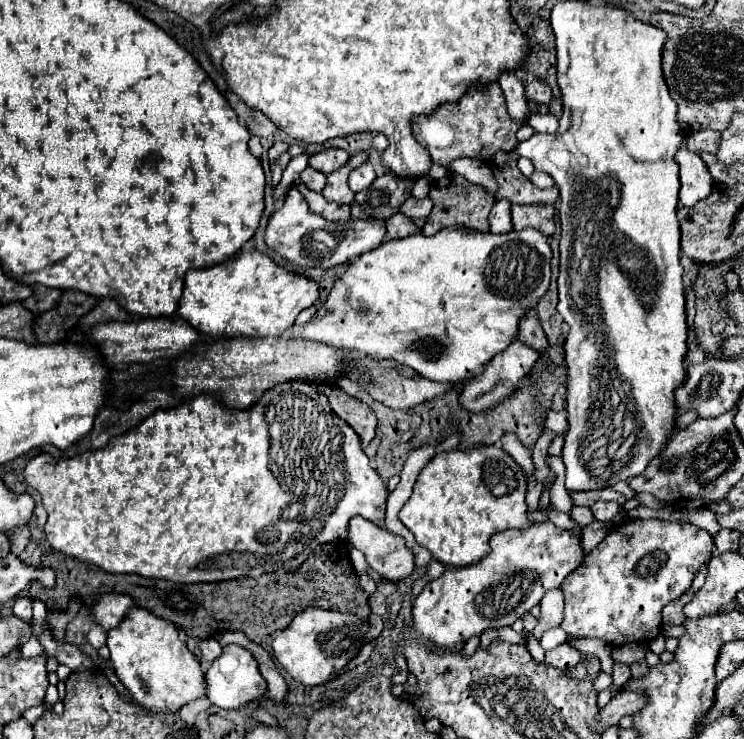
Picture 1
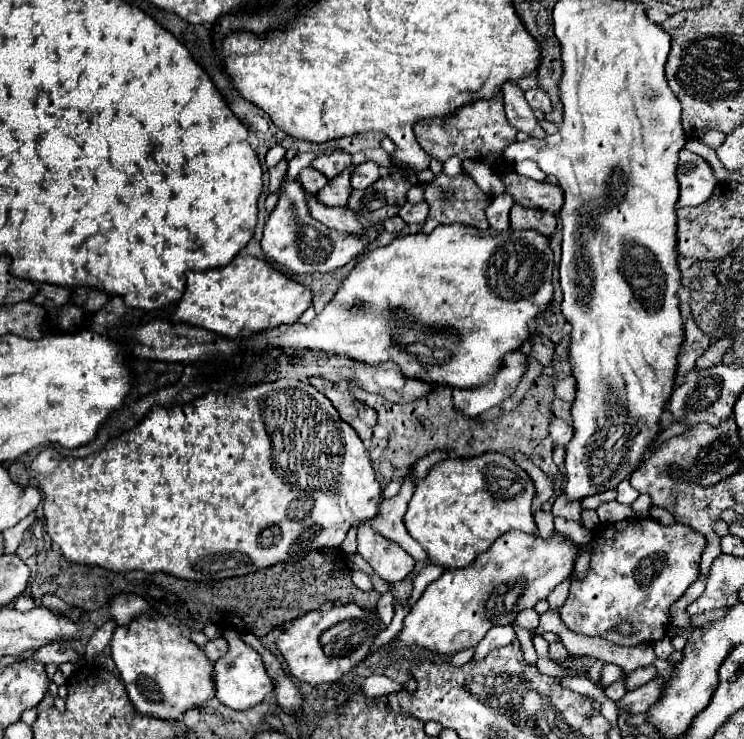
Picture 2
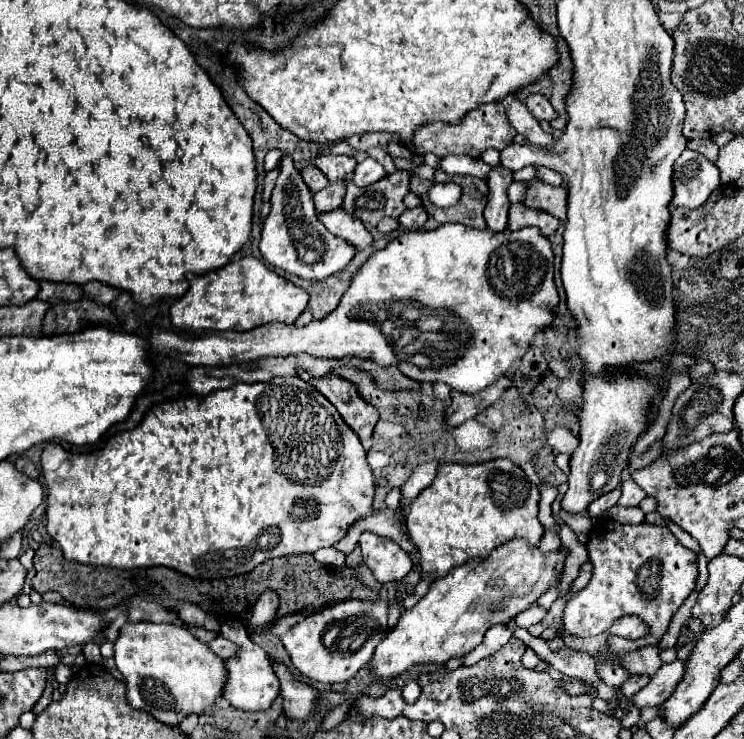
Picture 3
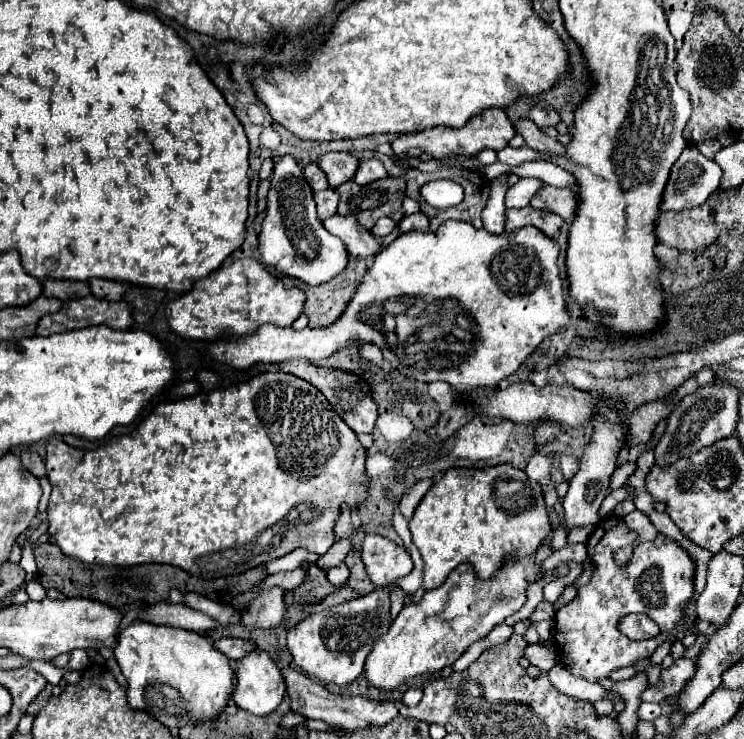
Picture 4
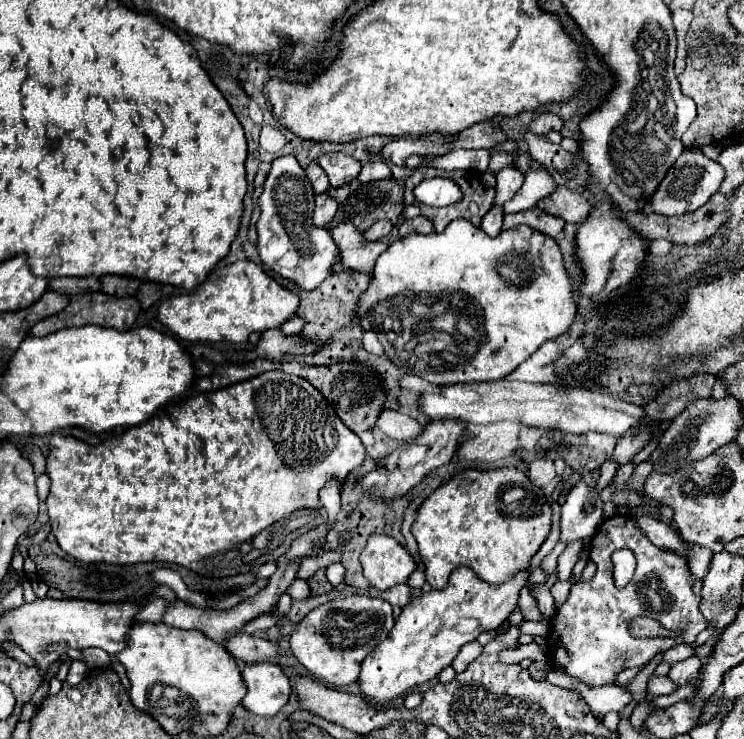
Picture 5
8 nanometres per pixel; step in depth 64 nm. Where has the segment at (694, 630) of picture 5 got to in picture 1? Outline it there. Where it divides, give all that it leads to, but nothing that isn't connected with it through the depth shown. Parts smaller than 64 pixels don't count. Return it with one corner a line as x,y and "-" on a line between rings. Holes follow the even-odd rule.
626,520
612,526
606,538
592,550
584,562
564,580
562,590
566,598
564,620
560,628
569,636
598,638
608,644
628,644
628,642
652,642
660,636
662,628
662,608
680,598
694,582
692,566
702,566
714,550
712,536
690,524
690,522
668,522
668,520

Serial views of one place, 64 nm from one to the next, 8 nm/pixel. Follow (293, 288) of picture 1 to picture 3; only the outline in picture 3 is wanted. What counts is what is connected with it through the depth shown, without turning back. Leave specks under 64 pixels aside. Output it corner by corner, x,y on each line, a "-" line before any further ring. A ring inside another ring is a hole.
244,256
202,276
190,278
190,290
172,304
170,320
182,332
200,334
204,330
246,332
268,322
294,324
306,310
308,292
272,272
264,262

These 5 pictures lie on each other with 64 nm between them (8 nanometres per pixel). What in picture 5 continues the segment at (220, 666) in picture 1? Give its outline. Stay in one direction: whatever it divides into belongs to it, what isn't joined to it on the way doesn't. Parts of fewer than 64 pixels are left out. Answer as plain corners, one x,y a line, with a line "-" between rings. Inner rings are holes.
272,662
246,664
242,678
248,686
248,694
244,696
242,704
250,712
262,718
272,718
288,704
292,684
278,664

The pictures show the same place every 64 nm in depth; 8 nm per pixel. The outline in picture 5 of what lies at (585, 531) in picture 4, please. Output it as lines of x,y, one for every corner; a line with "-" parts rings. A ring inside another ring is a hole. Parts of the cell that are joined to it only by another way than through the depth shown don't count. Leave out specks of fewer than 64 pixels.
580,540
580,542
574,542
574,544
566,546
566,550
562,552
562,556
558,558
558,572
556,572
558,580
568,580
570,578
572,568
574,568
574,564
578,560
578,554
580,554
580,550
586,544
588,544
588,540

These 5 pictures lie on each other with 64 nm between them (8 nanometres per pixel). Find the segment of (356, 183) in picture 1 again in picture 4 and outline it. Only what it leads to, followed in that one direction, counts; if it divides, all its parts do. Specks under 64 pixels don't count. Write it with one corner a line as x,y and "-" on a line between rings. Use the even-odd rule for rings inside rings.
370,158
370,160
364,160
364,162
360,164
354,180
364,186
364,184
376,182
376,180
380,180
380,178
384,178
384,176
388,176
384,164
382,164
378,158

